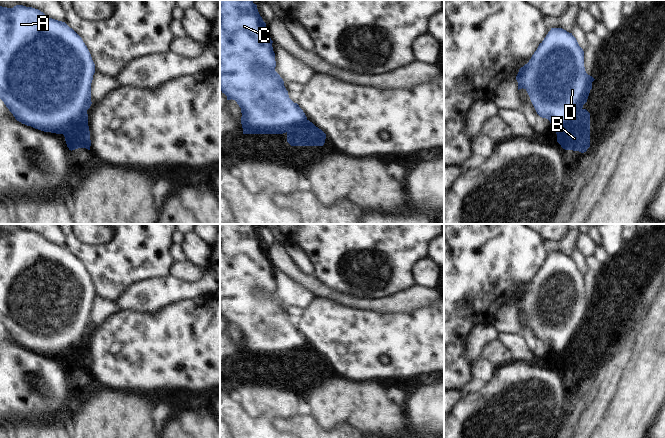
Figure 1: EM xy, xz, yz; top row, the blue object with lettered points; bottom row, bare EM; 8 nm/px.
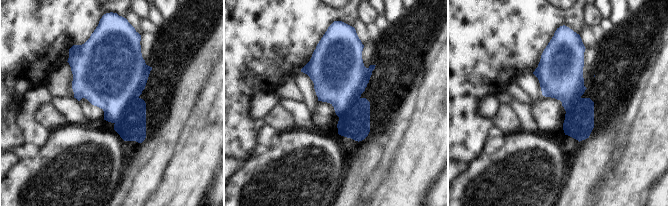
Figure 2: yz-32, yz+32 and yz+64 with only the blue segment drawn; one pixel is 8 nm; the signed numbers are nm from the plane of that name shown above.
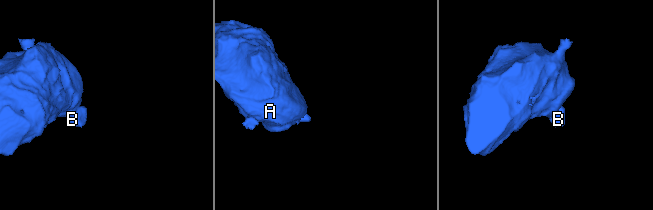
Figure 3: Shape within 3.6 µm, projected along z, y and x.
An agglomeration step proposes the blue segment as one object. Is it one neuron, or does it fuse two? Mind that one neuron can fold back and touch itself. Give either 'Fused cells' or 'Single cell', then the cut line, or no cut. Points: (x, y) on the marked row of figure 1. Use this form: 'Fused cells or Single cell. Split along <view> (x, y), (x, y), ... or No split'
Fused cells. Split along yz (581, 108), (570, 115), (557, 134)

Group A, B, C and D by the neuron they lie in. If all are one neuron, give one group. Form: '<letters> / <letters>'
A C D / B

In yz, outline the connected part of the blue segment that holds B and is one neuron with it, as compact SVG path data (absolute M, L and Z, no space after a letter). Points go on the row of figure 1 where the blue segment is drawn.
M586 109L572 113L558 132L557 142L565 150L586 152L590 147L590 113Z

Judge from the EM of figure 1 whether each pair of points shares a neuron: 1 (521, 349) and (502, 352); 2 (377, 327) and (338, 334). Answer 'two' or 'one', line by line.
1: two
2: one

